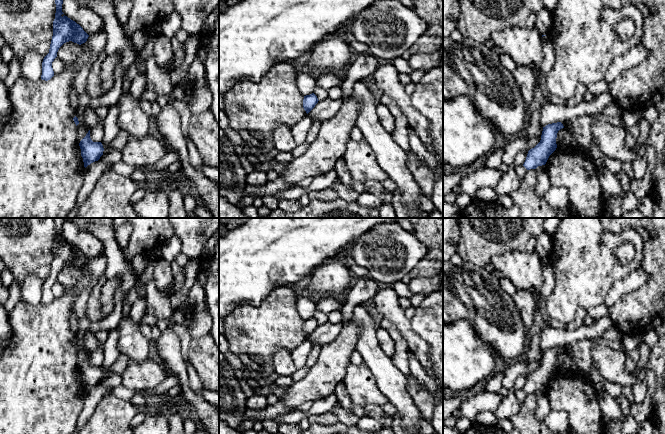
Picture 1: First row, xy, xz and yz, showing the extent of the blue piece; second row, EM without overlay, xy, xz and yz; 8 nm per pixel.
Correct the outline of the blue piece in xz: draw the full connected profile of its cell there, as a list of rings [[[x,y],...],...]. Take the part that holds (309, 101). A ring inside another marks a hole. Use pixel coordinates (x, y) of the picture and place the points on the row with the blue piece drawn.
[[[314,93],[304,96],[303,108],[307,114],[315,107],[315,105],[318,103],[318,101],[319,100]]]

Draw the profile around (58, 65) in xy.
[[[56,57],[52,62],[52,68],[54,74],[62,73],[65,69],[65,63],[60,58]]]

